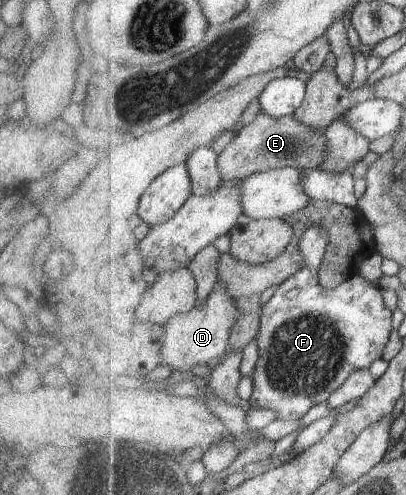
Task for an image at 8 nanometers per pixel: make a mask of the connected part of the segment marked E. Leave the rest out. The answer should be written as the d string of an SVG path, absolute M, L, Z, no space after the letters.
M260 111L253 122L239 131L229 147L218 154L218 166L225 181L241 182L272 168L319 169L326 160L326 151L326 130L299 123L293 115L274 118Z

